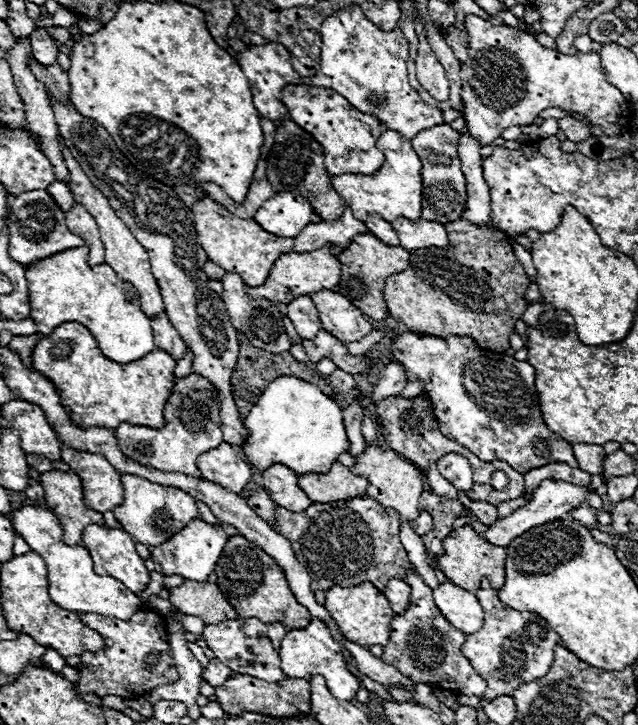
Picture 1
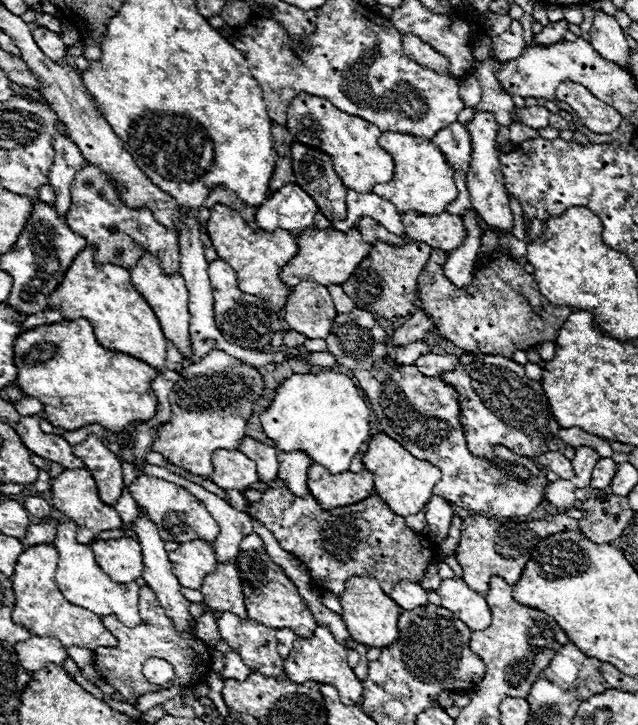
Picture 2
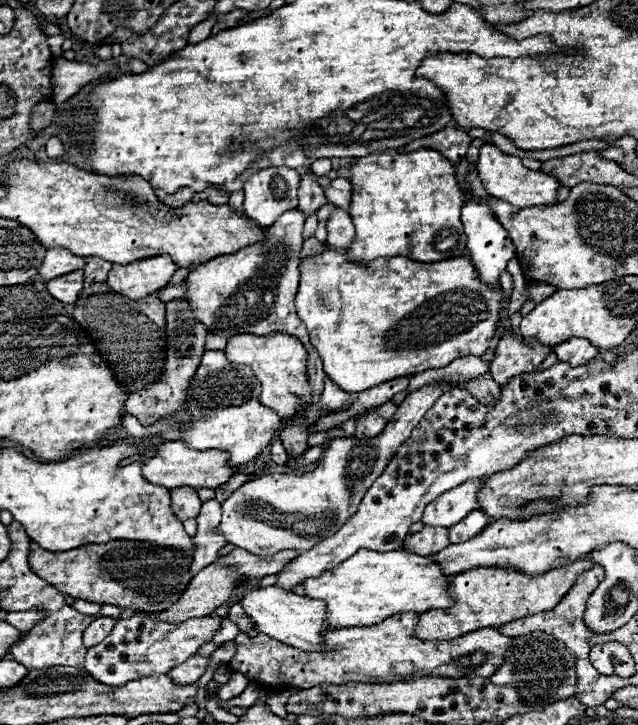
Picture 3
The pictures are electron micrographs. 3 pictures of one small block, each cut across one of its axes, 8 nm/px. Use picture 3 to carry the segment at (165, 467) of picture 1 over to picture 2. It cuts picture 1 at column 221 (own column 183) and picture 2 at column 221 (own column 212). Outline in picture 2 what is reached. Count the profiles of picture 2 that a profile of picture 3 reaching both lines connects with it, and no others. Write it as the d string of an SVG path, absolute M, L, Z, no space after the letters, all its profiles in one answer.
M212 350L200 362L184 366L176 388L170 392L172 420L160 428L160 440L154 444L156 452L184 470L210 476L214 472L212 454L216 450L240 450L240 442L246 438L246 424L262 390L264 378L258 368L222 350Z

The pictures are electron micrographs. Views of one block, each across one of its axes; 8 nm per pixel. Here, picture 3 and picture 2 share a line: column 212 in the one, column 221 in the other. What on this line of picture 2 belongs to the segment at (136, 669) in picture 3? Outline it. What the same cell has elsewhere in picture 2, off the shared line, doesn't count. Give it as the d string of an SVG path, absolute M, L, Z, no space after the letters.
M224 612L218 618L218 630L222 640L228 642L234 652L240 652L254 672L264 676L284 676L284 660L276 650L278 642L274 628Z

